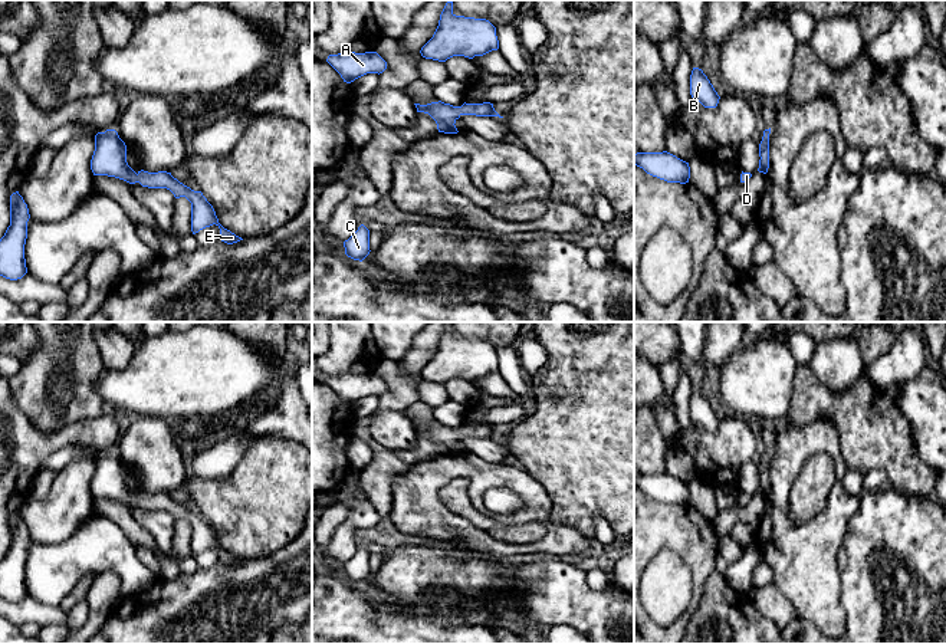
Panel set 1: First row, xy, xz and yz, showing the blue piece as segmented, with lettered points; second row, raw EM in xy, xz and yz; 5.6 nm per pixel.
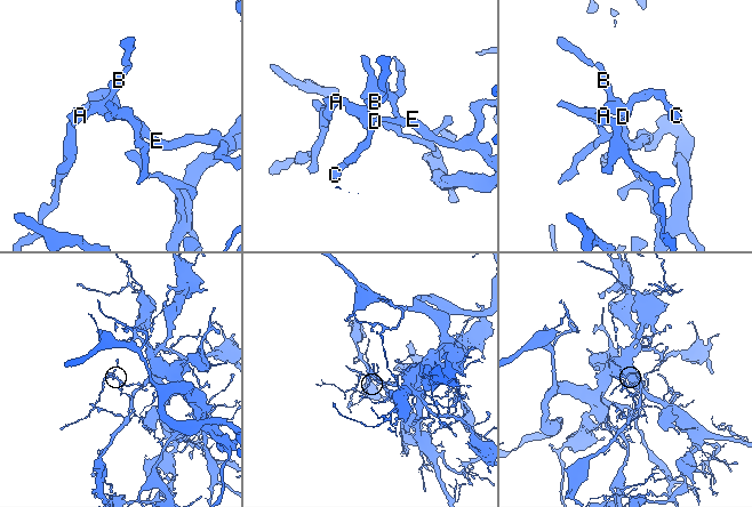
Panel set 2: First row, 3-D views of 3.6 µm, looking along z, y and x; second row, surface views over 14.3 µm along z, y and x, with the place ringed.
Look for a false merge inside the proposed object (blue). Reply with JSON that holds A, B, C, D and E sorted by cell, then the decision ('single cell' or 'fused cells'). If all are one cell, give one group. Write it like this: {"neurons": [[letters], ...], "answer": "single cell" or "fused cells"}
{"neurons": [["A", "B", "C", "D", "E"]], "answer": "single cell"}

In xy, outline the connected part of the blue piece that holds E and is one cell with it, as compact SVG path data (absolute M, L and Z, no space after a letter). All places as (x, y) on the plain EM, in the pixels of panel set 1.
M106 451L95 457L95 473L91 482L91 492L93 497L115 499L129 506L139 505L142 509L148 510L167 510L175 520L185 519L191 525L193 556L216 546L220 551L221 564L233 566L243 562L219 545L213 528L201 513L191 512L167 493L148 494L141 492L135 494L127 484L127 467L115 451Z

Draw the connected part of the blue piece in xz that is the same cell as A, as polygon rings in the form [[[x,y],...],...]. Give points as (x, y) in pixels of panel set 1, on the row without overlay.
[[[344,374],[338,377],[329,377],[326,384],[346,405],[351,405],[367,395],[380,397],[387,391],[387,384],[377,374]]]

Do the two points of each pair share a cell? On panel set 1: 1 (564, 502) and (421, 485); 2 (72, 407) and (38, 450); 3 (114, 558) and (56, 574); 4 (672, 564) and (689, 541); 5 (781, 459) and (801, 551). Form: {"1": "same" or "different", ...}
{"1": "different", "2": "different", "3": "same", "4": "different", "5": "same"}

